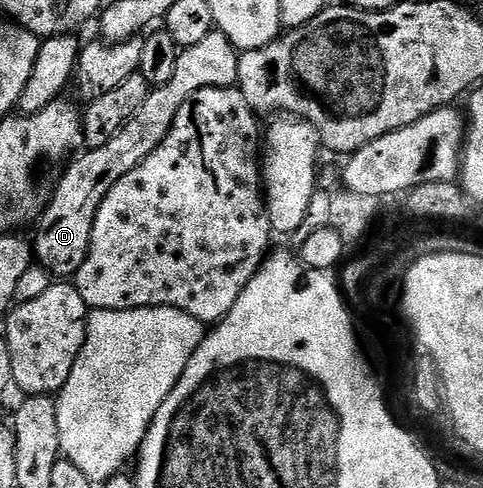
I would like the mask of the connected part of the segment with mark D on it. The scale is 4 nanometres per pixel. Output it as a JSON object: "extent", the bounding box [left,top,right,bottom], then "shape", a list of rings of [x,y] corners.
{"extent":[33,28,239,276],"shape":[[[216,28],[212,29],[199,44],[182,49],[178,53],[175,72],[171,72],[164,84],[150,89],[143,104],[139,104],[137,111],[106,142],[78,153],[64,167],[65,175],[58,180],[57,186],[55,182],[52,187],[49,204],[37,222],[37,238],[33,240],[36,261],[44,266],[50,275],[69,276],[81,265],[85,253],[89,250],[93,216],[97,213],[99,204],[115,183],[123,180],[127,172],[143,164],[143,160],[147,160],[147,156],[151,156],[151,152],[155,152],[159,144],[163,144],[181,105],[203,88],[237,86],[238,57],[239,51],[231,45],[229,37]]]}

